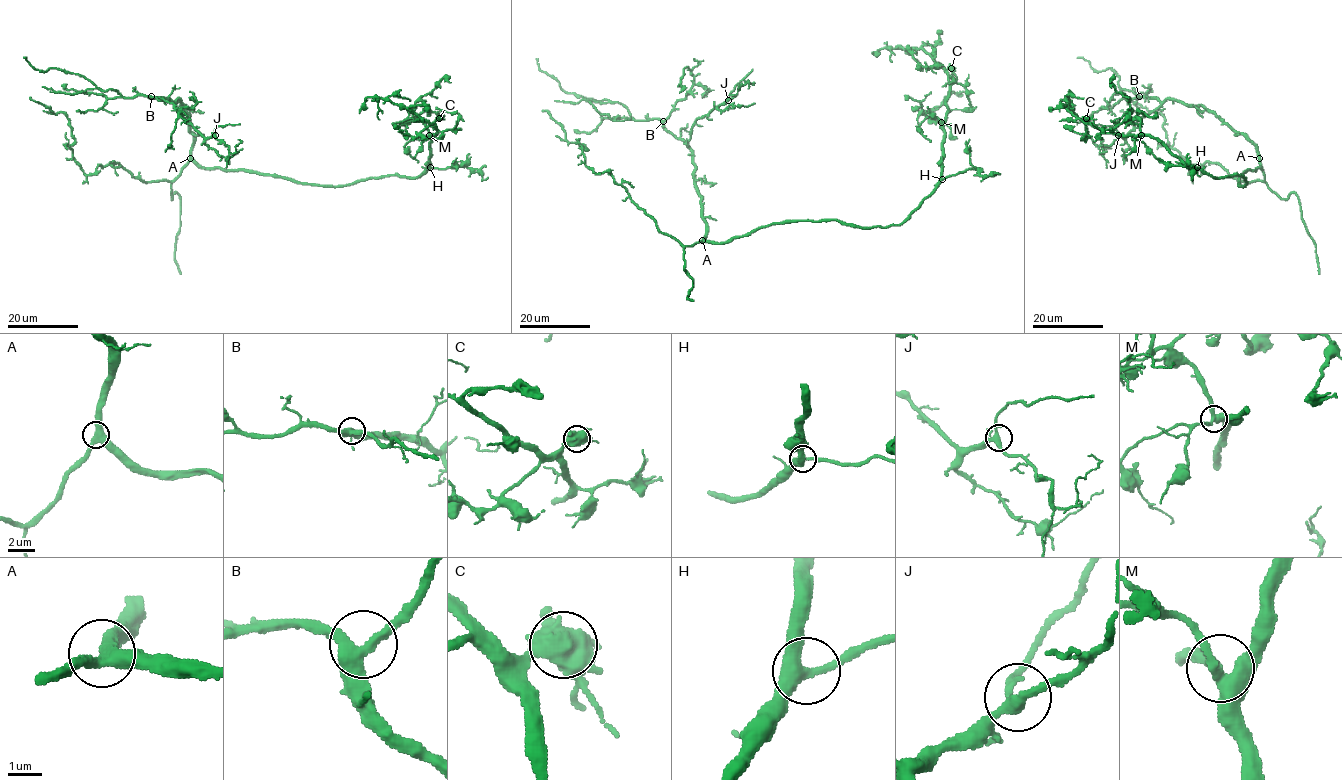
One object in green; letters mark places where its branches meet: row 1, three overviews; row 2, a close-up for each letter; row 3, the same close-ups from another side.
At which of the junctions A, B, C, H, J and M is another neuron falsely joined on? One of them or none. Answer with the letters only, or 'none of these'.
none of these

